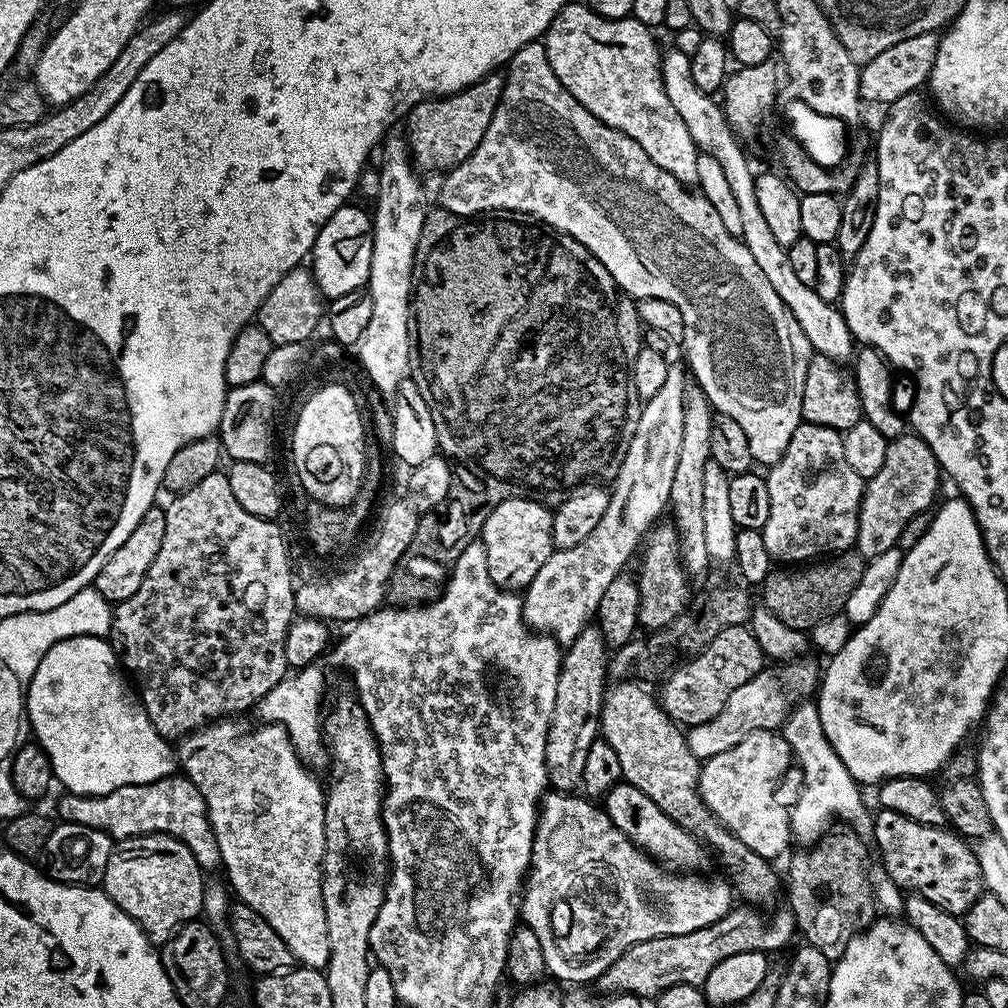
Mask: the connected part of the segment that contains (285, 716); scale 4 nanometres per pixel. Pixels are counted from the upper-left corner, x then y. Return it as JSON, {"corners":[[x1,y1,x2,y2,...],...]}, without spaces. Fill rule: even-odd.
{"corners":[[309,666,281,680,278,686,274,686,274,690,270,690,270,694,260,699,258,705,259,719,286,728,300,759,309,766,315,765,315,760,320,755,323,757,326,752,326,744,322,739,322,707,320,708,323,696,324,672,320,666]]}

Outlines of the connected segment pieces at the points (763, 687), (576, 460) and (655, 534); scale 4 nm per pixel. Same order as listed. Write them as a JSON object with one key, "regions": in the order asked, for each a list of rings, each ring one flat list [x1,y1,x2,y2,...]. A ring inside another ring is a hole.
{"regions":[[[762,670,753,680,746,682,746,686,738,686,734,694,726,700,726,706,722,706,722,714,710,718,710,722,702,722,698,726,688,728,686,735,690,750,703,762,714,758,714,754,722,754,730,750,730,746,738,746,742,738,754,734,763,728,776,730,788,719,790,703,784,688,768,673]],[[436,206,424,217,422,234,416,243,416,268,418,279,412,289,410,324,415,330,414,352,415,355,416,352,420,355,420,365,411,369,410,379,418,386,418,390,422,390,426,406,430,406,437,449,451,461,455,470,478,470,478,476,472,478,478,480,478,486,484,484,484,496,474,494,474,498,466,502,464,498,460,500,458,490,451,490,448,497,454,502,452,506,460,506,456,510,462,512,464,518,488,516,494,505,510,498,526,498,536,500,539,504,555,506,562,503,565,496,575,488,582,488,586,484,604,486,615,481,622,466,622,458,626,458,626,450,634,438,642,407,640,397,633,393,630,371,630,358,638,355,642,347,642,325,640,312,632,305,635,304,633,297,621,293,606,266,602,266,602,262,598,262,598,258,594,258,590,250,582,246,582,242,552,231,548,225,540,223,535,218,525,218,514,212,459,216],[488,484,496,484,496,494,492,494,492,490,486,488]],[[660,522,652,528,646,538,644,557,640,560,640,576,636,585,640,591,639,627,664,628,676,624,676,619,681,612,689,607,688,583,690,577,680,562,680,536,676,532,676,525,672,522]]]}

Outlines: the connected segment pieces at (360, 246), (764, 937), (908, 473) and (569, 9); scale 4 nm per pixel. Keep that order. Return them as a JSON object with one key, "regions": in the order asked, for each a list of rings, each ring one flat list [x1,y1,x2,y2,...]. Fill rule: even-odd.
{"regions":[[[349,202,339,208,320,227,310,253,312,277,316,279,321,297,329,301,342,298,342,294,359,292,368,282,372,257,372,217,367,211,364,213,362,209,355,208,354,204]],[[734,906,718,922,702,930,690,930,690,934,674,934,662,938,650,938,646,942,632,944,606,971,594,981,604,994,631,994,641,998,655,998,675,984,702,986,710,978,710,970,724,958,747,952,773,954,784,948,797,935,796,919,786,906,769,916,759,907]],[[905,434,888,441,886,462,882,462,882,470,878,470,878,474,866,481,864,497,860,503,855,547,865,561,878,558,878,554,886,554,886,550,901,543,900,535,907,530,908,523,919,512,933,507,932,499,936,496,940,480,942,481,940,463,921,436]],[[569,2,550,22,542,43,558,82,578,103,606,126,634,138,655,164,674,174,681,184,692,186,698,178,701,153,686,130,686,122,678,118,678,110,666,98,660,77,662,48,652,36,653,29,642,22,602,18,587,3]]]}

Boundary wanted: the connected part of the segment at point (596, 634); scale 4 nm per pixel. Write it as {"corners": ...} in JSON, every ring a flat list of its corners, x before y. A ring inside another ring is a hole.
{"corners":[[589,626,583,628,578,638,567,645,560,661,560,673,558,674,558,694,554,698,554,714,550,718,548,737,546,738,546,770,548,771,548,783,557,792,575,793,582,785,582,770,586,767,590,746,601,735,600,711,603,709,606,685,608,677,608,661,610,648,605,643,599,627]]}

